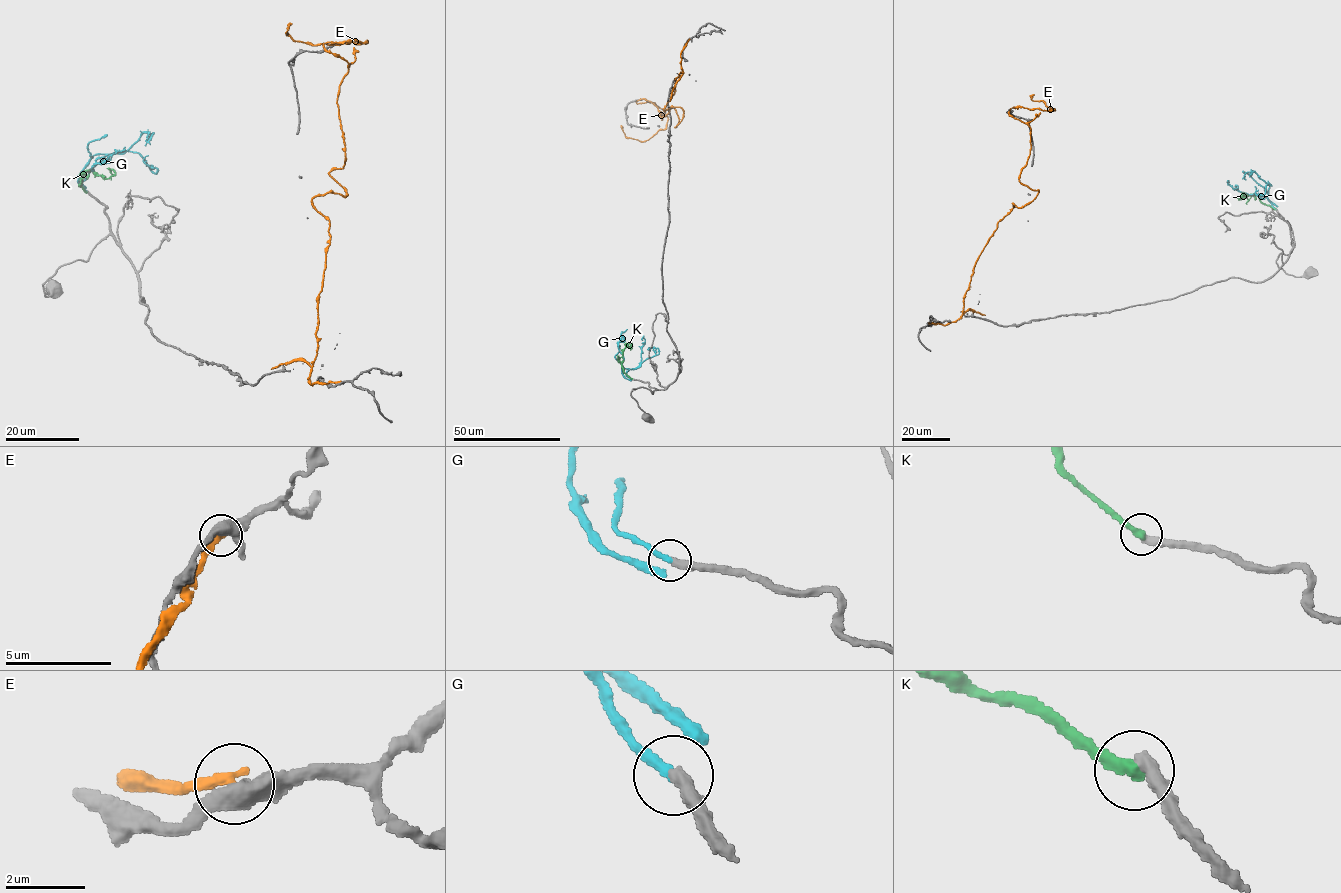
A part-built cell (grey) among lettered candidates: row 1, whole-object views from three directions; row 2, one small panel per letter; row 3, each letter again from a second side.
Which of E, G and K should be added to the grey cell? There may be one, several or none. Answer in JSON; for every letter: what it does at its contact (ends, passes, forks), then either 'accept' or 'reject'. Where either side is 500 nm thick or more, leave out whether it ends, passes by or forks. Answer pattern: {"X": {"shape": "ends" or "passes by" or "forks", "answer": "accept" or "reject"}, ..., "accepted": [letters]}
{"E": {"shape": "ends", "answer": "reject"}, "G": {"shape": "ends", "answer": "accept"}, "K": {"shape": "ends", "answer": "reject"}, "accepted": ["G"]}

